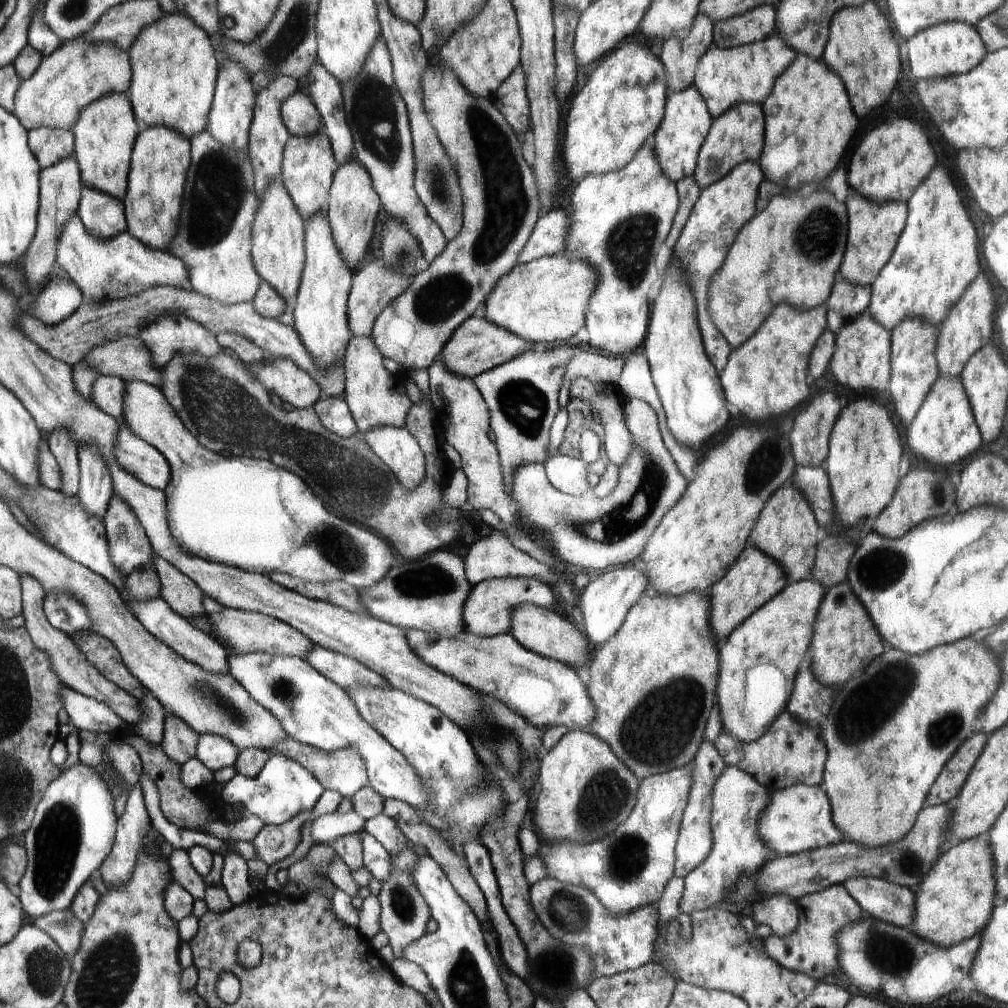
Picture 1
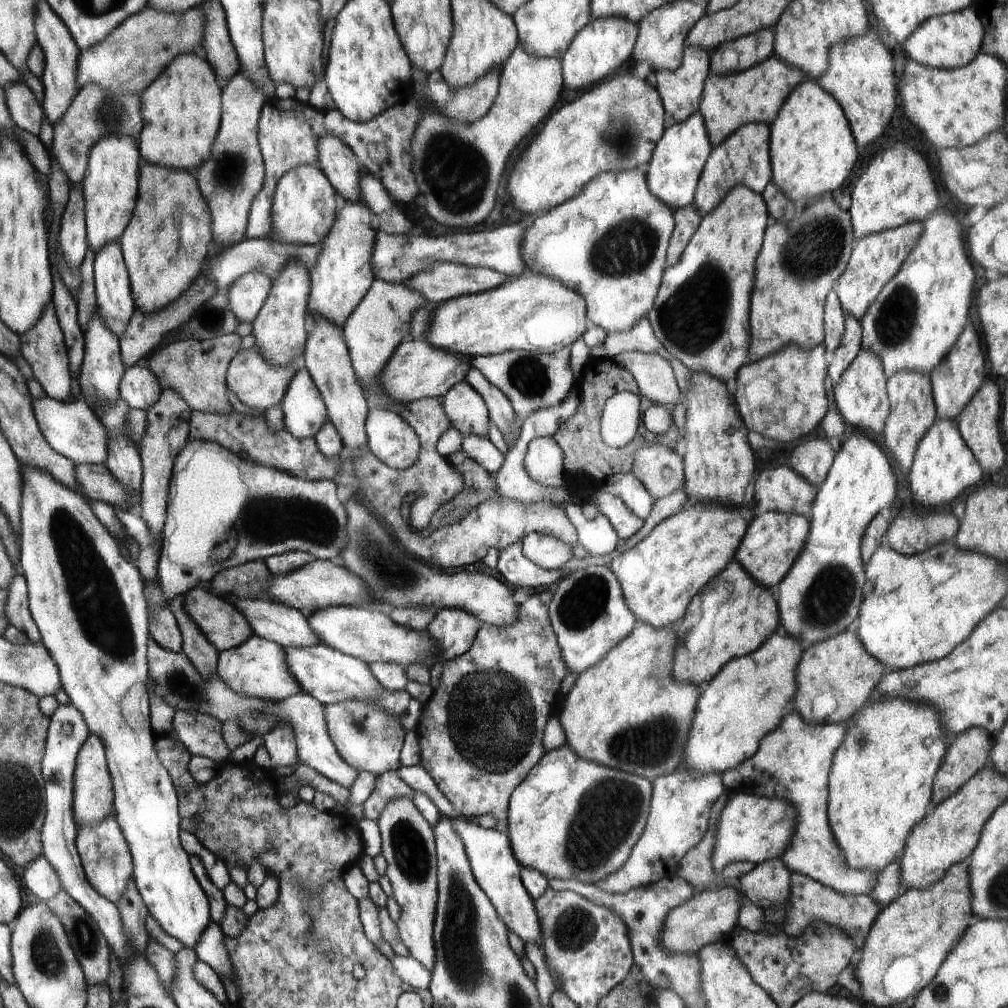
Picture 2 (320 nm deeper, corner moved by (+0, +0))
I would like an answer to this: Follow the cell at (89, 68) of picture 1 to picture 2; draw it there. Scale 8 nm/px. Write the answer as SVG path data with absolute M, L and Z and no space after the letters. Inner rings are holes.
M147 6L138 14L129 16L102 43L95 44L94 47L87 48L86 51L80 51L79 86L82 88L84 85L96 83L112 91L122 90L142 94L144 90L159 78L178 55L201 52L205 28L205 14L200 9L200 6L177 13L159 11Z

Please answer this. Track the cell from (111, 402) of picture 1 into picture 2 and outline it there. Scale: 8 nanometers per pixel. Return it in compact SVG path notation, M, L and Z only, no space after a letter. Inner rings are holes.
M139 363L126 368L126 374L119 384L119 396L132 409L147 411L162 396L162 384L148 366Z

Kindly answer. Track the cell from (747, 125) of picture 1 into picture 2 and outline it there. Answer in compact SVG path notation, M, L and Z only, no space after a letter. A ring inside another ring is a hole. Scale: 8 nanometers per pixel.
M748 123L740 127L734 135L714 146L704 165L695 190L695 207L701 217L710 214L722 202L732 187L746 186L752 192L762 194L767 184L774 178L770 153L771 129L764 123Z

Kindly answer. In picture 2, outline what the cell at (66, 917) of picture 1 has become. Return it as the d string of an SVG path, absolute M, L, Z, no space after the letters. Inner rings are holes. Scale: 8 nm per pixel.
M62 890L56 893L51 899L45 902L52 912L59 916L63 921L64 928L67 931L67 937L70 941L71 948L83 968L83 974L88 986L105 985L111 975L111 948L107 944L107 937L103 935L102 929L97 924L91 913L84 909L79 901L76 901L66 891Z

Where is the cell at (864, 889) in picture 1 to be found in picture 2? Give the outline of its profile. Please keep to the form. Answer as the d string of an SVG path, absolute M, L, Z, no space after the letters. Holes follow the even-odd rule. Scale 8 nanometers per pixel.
M793 710L784 715L781 726L762 740L752 759L722 774L727 796L753 793L765 797L786 798L796 804L796 832L782 862L793 873L820 882L835 892L850 896L871 896L880 878L880 870L850 868L836 843L827 816L828 784L832 758L844 740L846 723L807 722Z

